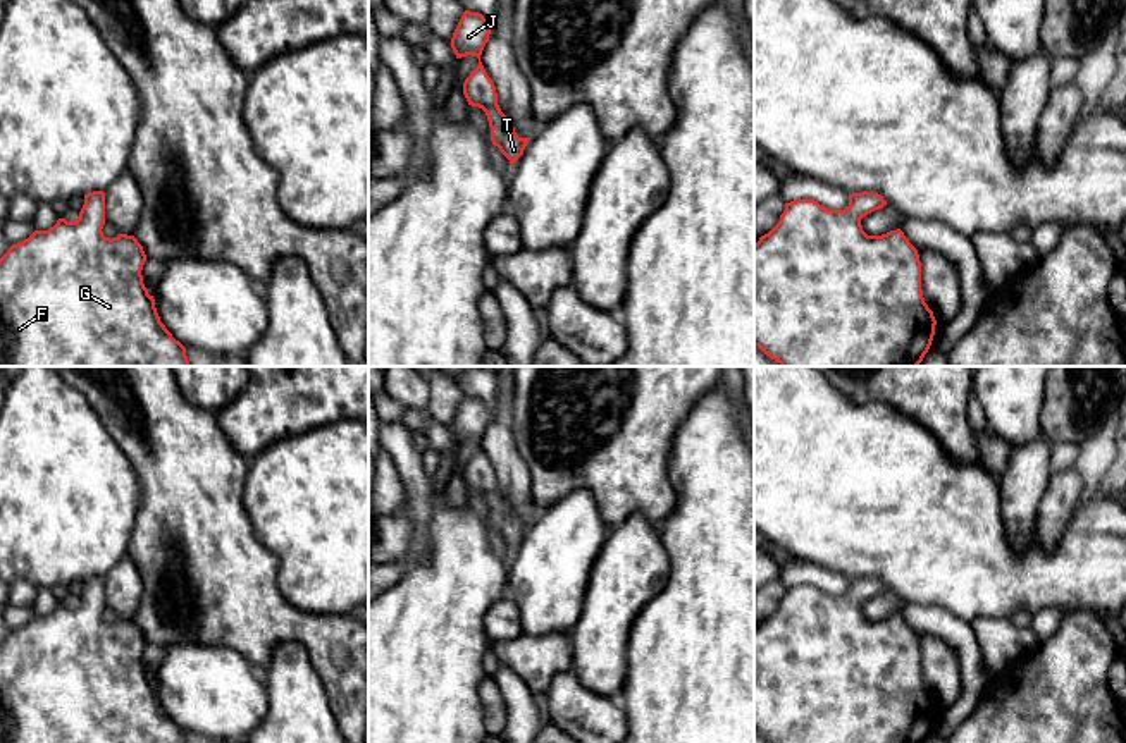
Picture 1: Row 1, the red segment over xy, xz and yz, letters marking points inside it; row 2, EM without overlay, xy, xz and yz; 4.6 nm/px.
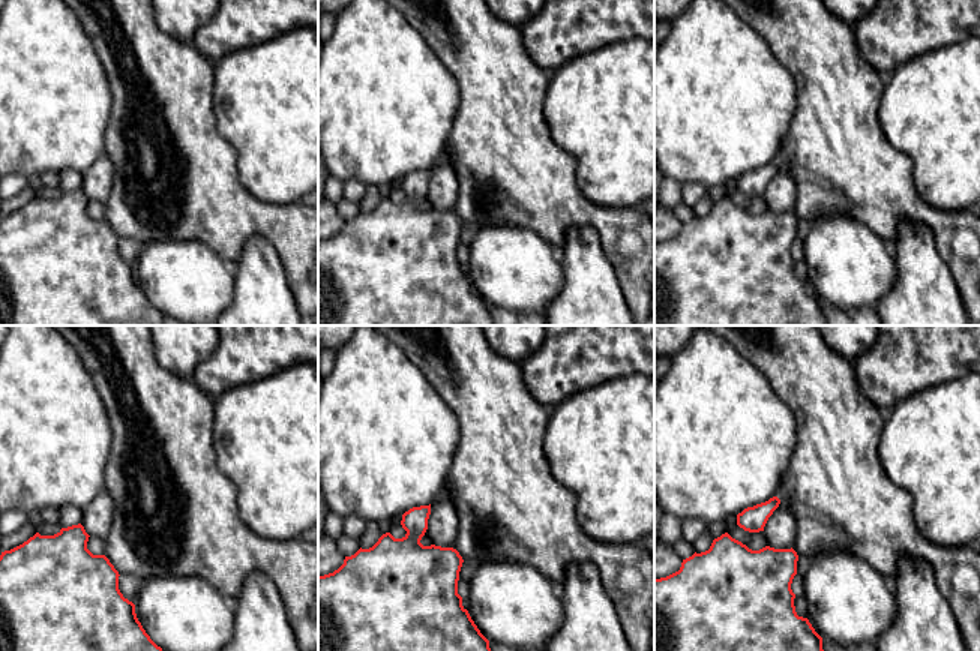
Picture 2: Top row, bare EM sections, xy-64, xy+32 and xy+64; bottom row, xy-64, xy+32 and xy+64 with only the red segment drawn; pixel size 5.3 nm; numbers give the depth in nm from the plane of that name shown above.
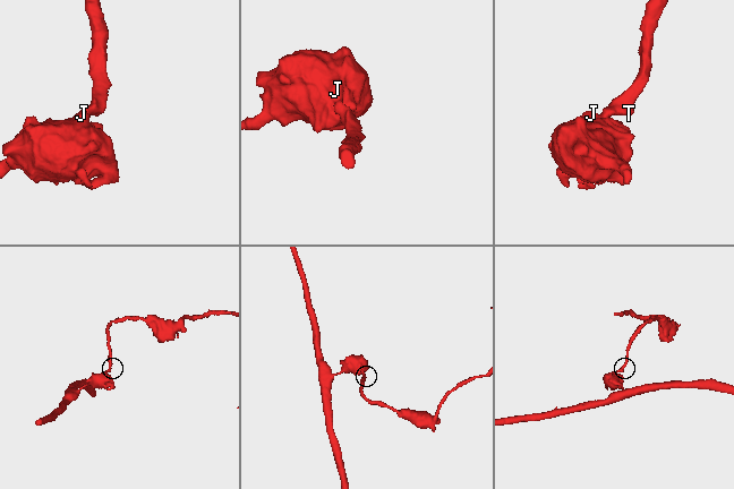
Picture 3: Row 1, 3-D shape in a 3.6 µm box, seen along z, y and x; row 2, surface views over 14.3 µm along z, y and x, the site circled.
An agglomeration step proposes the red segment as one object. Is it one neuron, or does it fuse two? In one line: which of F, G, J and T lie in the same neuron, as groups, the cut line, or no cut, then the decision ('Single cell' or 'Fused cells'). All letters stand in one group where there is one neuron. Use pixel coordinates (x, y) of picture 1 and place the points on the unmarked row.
Groups: F G J T. No split. Single cell

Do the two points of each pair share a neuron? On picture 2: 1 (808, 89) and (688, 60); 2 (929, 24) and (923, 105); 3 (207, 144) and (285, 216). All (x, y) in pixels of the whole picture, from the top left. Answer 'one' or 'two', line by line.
1: two
2: two
3: one

